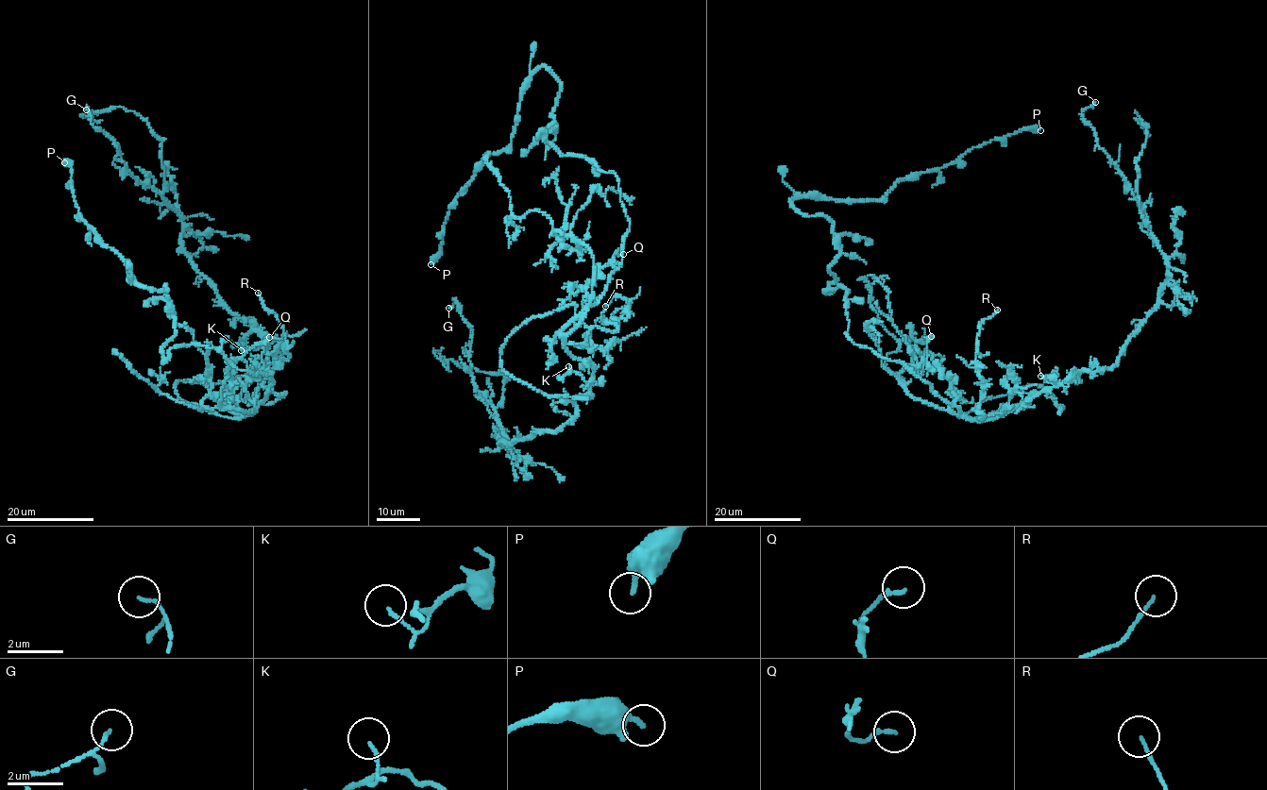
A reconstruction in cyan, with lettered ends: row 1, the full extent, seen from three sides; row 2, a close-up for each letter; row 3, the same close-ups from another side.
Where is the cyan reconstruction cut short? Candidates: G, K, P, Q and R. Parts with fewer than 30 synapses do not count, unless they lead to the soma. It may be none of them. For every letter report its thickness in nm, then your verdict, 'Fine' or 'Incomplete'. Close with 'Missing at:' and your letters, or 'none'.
G: Thickness 110 nm. Fine
K: Thickness 100 nm. Fine
P: Thickness 260 nm. Fine
Q: Thickness 140 nm. Fine
R: Thickness 120 nm. Fine
Missing at: none

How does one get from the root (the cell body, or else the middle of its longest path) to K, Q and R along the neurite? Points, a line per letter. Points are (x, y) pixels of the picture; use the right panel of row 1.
K: (909, 371), (931, 385), (931, 390), (958, 409), (965, 417), (978, 421), (1002, 416), (1055, 385), (1040, 376)
Q: (909, 371), (961, 414), (950, 409), (955, 398), (950, 379), (927, 364), (926, 345), (931, 336)
R: (909, 371), (965, 417), (1001, 416), (979, 418), (984, 384), (974, 361), (979, 325), (997, 310)

